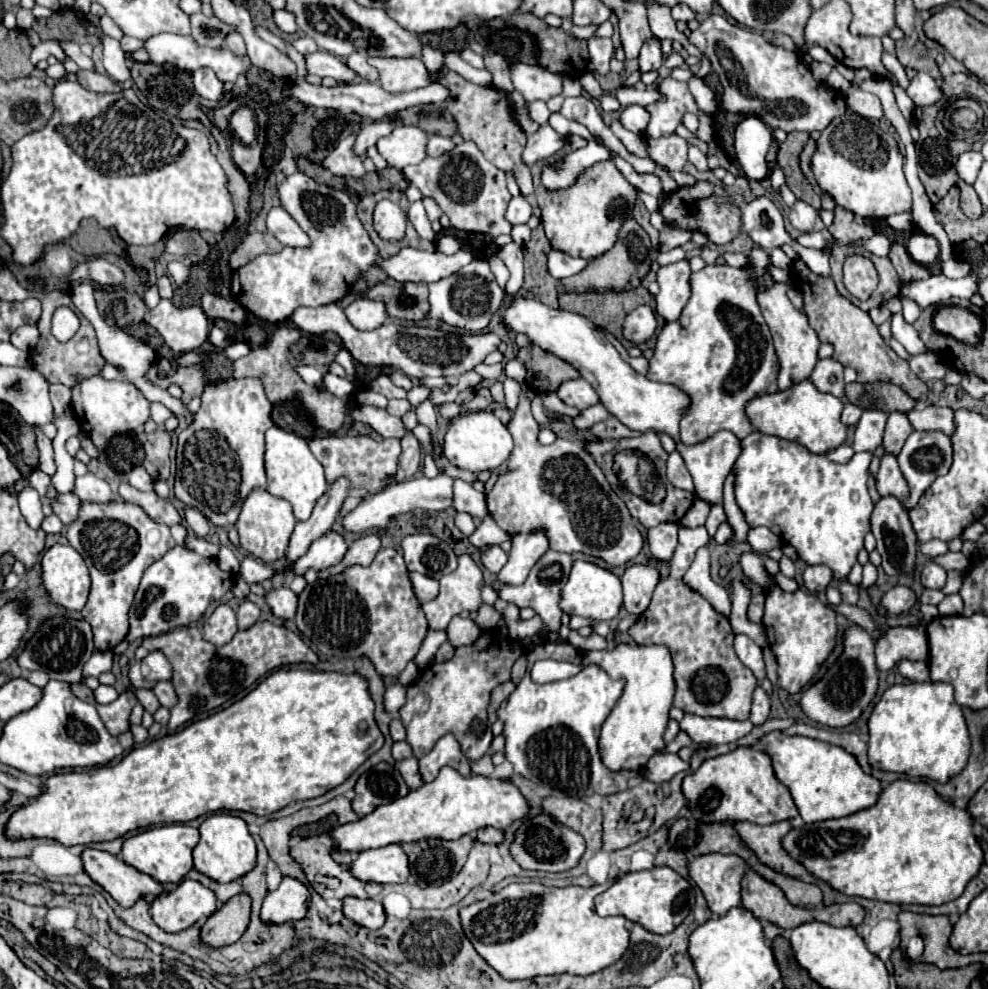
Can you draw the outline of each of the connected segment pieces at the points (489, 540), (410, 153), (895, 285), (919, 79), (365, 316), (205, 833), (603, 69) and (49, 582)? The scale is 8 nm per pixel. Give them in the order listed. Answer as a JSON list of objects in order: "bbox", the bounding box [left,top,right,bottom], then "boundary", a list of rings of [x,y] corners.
[{"bbox":[469,516,509,548],"boundary":[[[485,516],[481,520],[481,524],[475,528],[475,532],[469,536],[469,542],[479,548],[479,546],[485,546],[485,544],[501,544],[505,542],[509,536],[499,530],[499,526],[493,522],[491,516]]]},{"bbox":[377,124,427,170],"boundary":[[[399,124],[391,134],[379,138],[377,150],[387,160],[389,166],[401,170],[409,164],[421,162],[425,154],[427,134],[417,126]]]},{"bbox":[865,254,901,300],"boundary":[[[865,254],[877,268],[879,272],[879,290],[875,296],[885,296],[887,294],[887,300],[891,300],[893,296],[899,294],[901,290],[901,278],[897,276],[895,268],[891,266],[891,260],[889,258],[879,258],[875,254]]]},{"bbox":[907,72,943,108],"boundary":[[[917,72],[917,76],[911,80],[911,86],[907,88],[907,94],[919,108],[937,104],[943,98],[943,90],[937,84],[937,80],[925,72]]]},{"bbox":[345,298,387,330],"boundary":[[[357,298],[345,308],[349,322],[359,330],[375,330],[387,320],[387,306],[371,298]]]},{"bbox":[193,814,257,882],"boundary":[[[213,814],[199,826],[199,832],[201,832],[201,840],[193,850],[195,870],[203,872],[205,876],[217,882],[233,882],[255,868],[257,846],[243,818],[233,814]]]},{"bbox":[589,38,613,74],"boundary":[[[589,38],[589,66],[593,72],[607,74],[609,72],[609,62],[613,56],[613,40],[611,38]]]},{"bbox":[41,544,91,610],"boundary":[[[69,544],[51,546],[41,560],[41,586],[51,602],[67,610],[81,610],[91,586],[81,554]]]}]

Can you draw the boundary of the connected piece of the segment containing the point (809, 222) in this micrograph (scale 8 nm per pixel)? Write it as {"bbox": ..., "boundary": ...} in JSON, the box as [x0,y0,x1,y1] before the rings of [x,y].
{"bbox":[789,200,817,232],"boundary":[[[797,200],[795,206],[789,210],[789,220],[791,224],[797,228],[797,230],[803,230],[803,232],[811,232],[813,226],[815,226],[815,220],[817,220],[817,210],[803,202],[803,200]]]}

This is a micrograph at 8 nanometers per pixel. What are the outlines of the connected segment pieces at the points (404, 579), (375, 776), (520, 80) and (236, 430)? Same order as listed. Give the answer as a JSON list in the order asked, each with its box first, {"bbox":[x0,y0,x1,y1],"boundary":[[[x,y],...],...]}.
[{"bbox":[295,548,429,678],"boundary":[[[381,548],[369,566],[349,566],[337,576],[307,584],[295,616],[299,632],[325,656],[369,656],[377,672],[395,678],[415,658],[429,626],[413,594],[403,554]]]},{"bbox":[353,764,409,816],"boundary":[[[381,764],[361,774],[355,784],[355,794],[357,796],[353,798],[353,810],[359,816],[367,816],[377,806],[407,796],[409,786],[403,782],[403,776],[399,774],[399,770],[395,770],[395,766]]]},{"bbox":[511,60,561,100],"boundary":[[[511,60],[511,80],[513,88],[527,100],[549,100],[551,96],[561,92],[561,76],[551,74],[541,66],[523,64],[519,60]]]},{"bbox":[175,380,273,528],"boundary":[[[219,380],[205,386],[199,412],[189,428],[179,434],[175,496],[183,504],[203,512],[217,528],[237,522],[239,510],[251,490],[267,488],[263,434],[273,426],[271,408],[261,380]]]}]

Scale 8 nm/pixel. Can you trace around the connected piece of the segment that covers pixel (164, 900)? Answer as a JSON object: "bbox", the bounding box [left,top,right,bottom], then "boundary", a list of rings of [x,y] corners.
{"bbox":[151,880,215,932],"boundary":[[[183,880],[175,890],[159,894],[151,904],[153,920],[165,932],[181,932],[215,910],[215,894],[195,880]]]}

